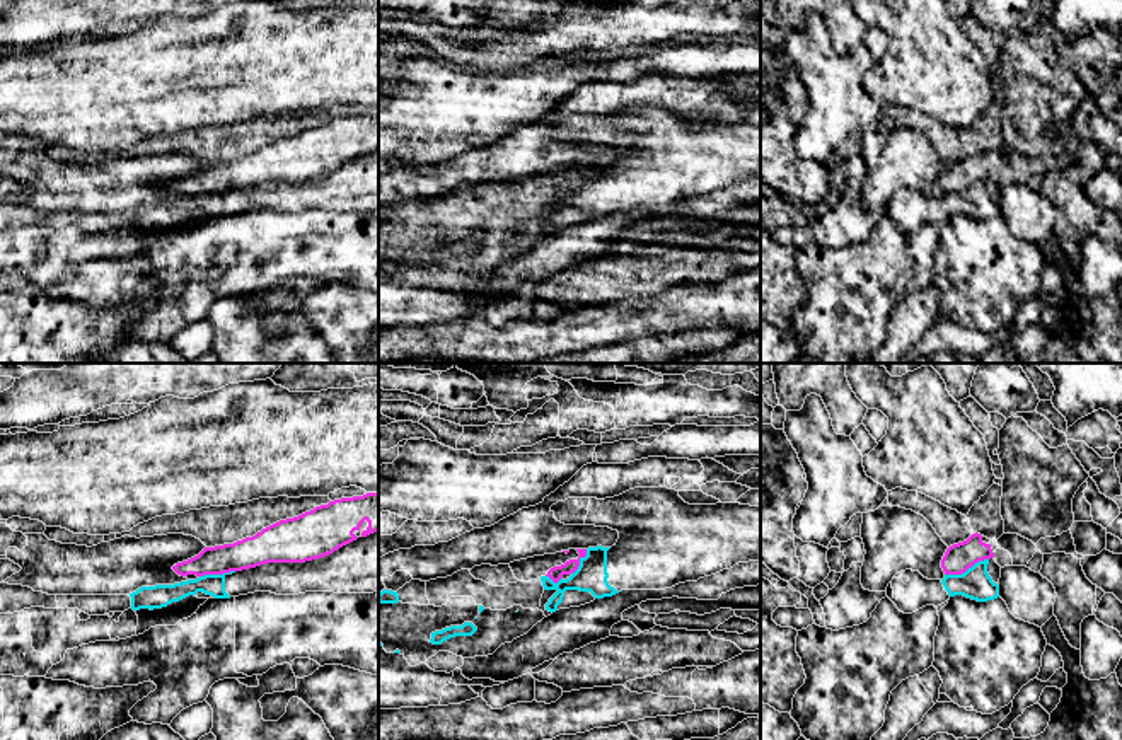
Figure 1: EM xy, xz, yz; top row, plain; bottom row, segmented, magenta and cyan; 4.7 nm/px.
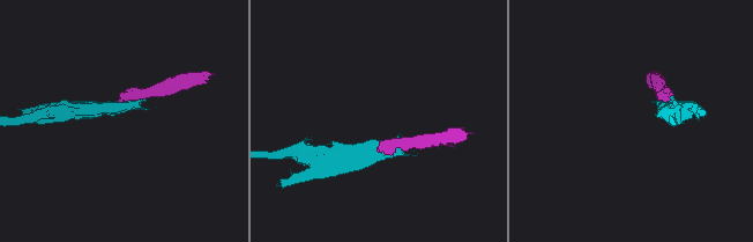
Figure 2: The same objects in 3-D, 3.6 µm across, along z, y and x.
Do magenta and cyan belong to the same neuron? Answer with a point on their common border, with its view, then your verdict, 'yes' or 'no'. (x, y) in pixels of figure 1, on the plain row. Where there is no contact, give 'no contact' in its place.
contact yz (965, 188); no

